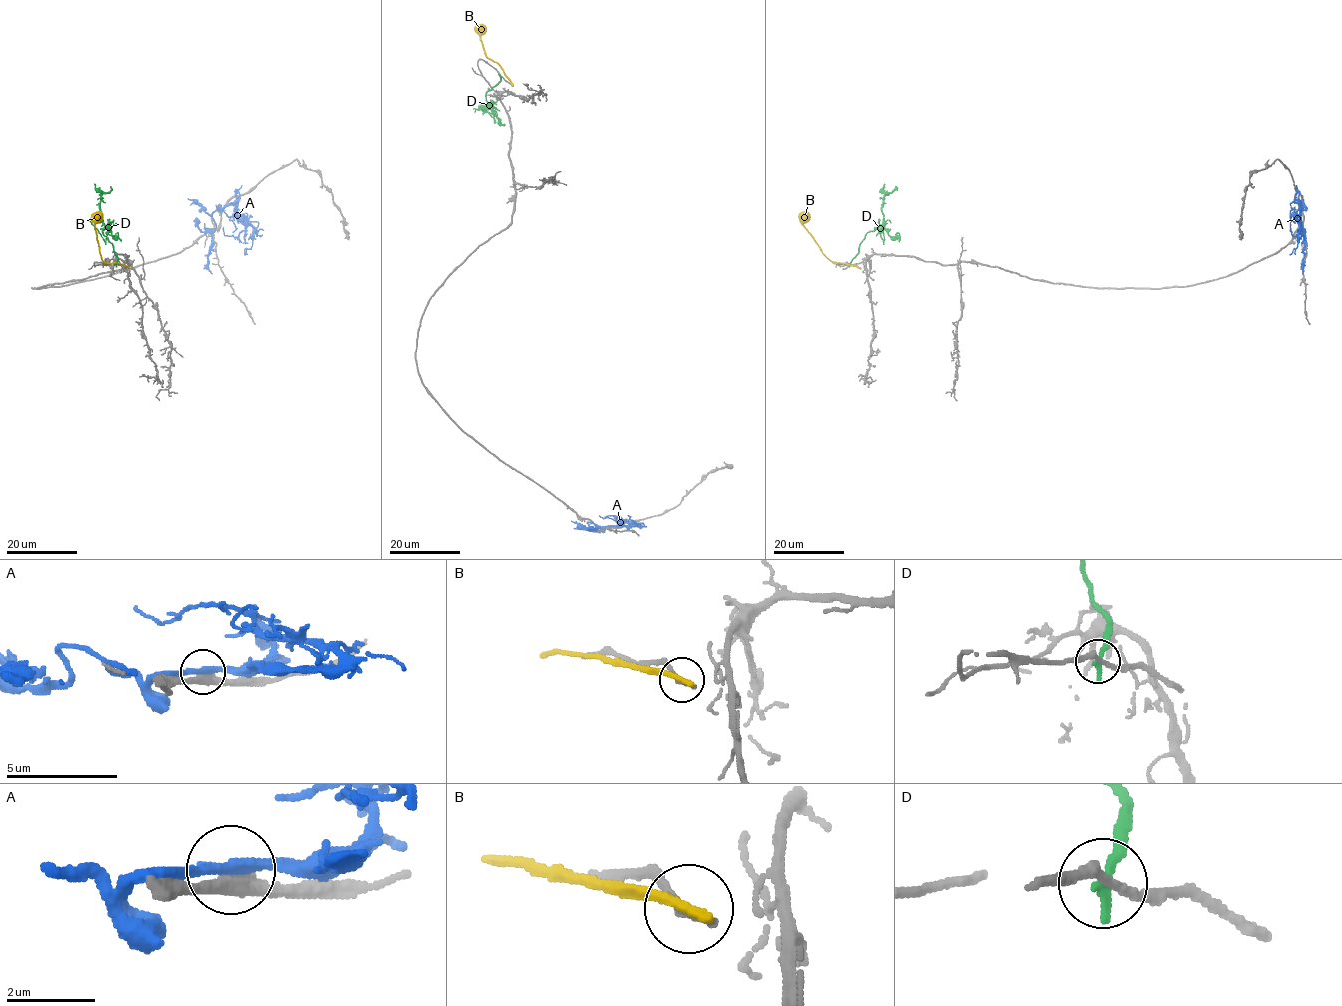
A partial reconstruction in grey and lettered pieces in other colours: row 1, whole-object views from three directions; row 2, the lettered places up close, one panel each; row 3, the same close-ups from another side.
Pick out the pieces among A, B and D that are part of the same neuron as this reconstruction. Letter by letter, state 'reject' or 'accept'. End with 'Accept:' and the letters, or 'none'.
A: reject
B: accept
D: reject
Accept: B

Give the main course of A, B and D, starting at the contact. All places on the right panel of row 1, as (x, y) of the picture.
A: (1301, 205), (1299, 219), (1305, 235), (1302, 273)
B: (858, 267), (833, 263), (828, 258), (803, 224), (803, 211)
D: (849, 264), (866, 234), (884, 221), (885, 193), (898, 187)

